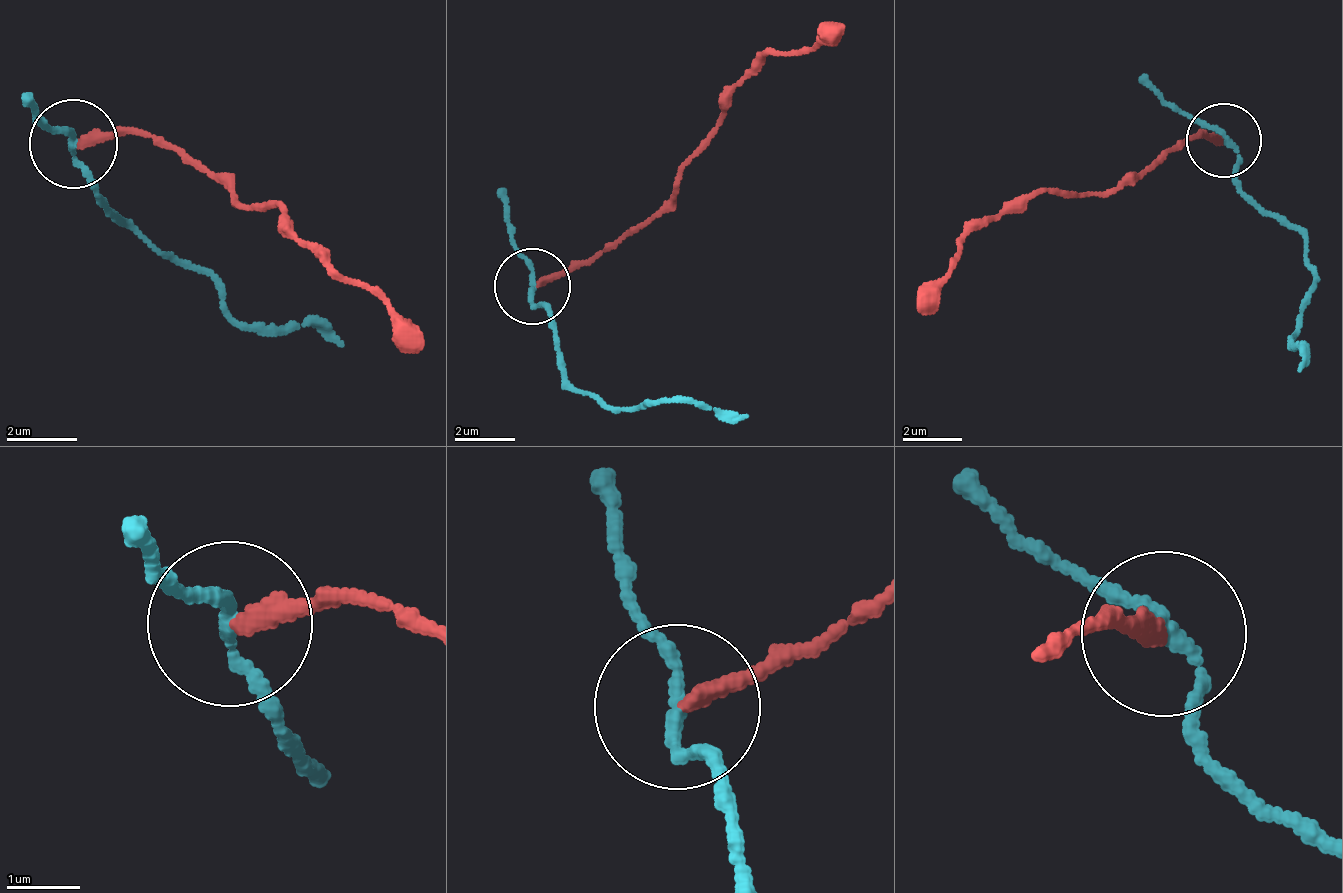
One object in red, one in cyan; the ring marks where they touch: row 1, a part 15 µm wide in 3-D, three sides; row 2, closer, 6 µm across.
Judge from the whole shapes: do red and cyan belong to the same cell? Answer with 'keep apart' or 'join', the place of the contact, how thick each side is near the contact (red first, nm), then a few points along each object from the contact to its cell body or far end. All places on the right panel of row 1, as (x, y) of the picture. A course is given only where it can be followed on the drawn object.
keep apart; at (1223, 140); 260 nm thick on the red side, 160 nm on the other; red runs (1225, 142), (1176, 143), (1113, 191), (1005, 200), (958, 245), (956, 267), (917, 310); cyan runs (1225, 142), (1246, 191), (1297, 224), (1317, 268), (1315, 288), (1291, 330), (1302, 353), (1301, 370)

